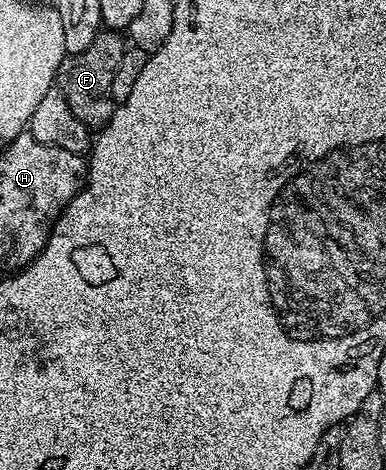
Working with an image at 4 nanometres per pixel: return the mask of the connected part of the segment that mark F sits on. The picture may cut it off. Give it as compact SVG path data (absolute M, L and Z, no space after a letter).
M107 27L101 28L94 35L94 43L86 47L86 51L66 55L56 72L55 88L66 99L70 111L82 119L89 130L99 131L112 118L117 102L112 99L114 71L118 71L118 63L122 63L122 55L126 48L126 37L123 32Z

